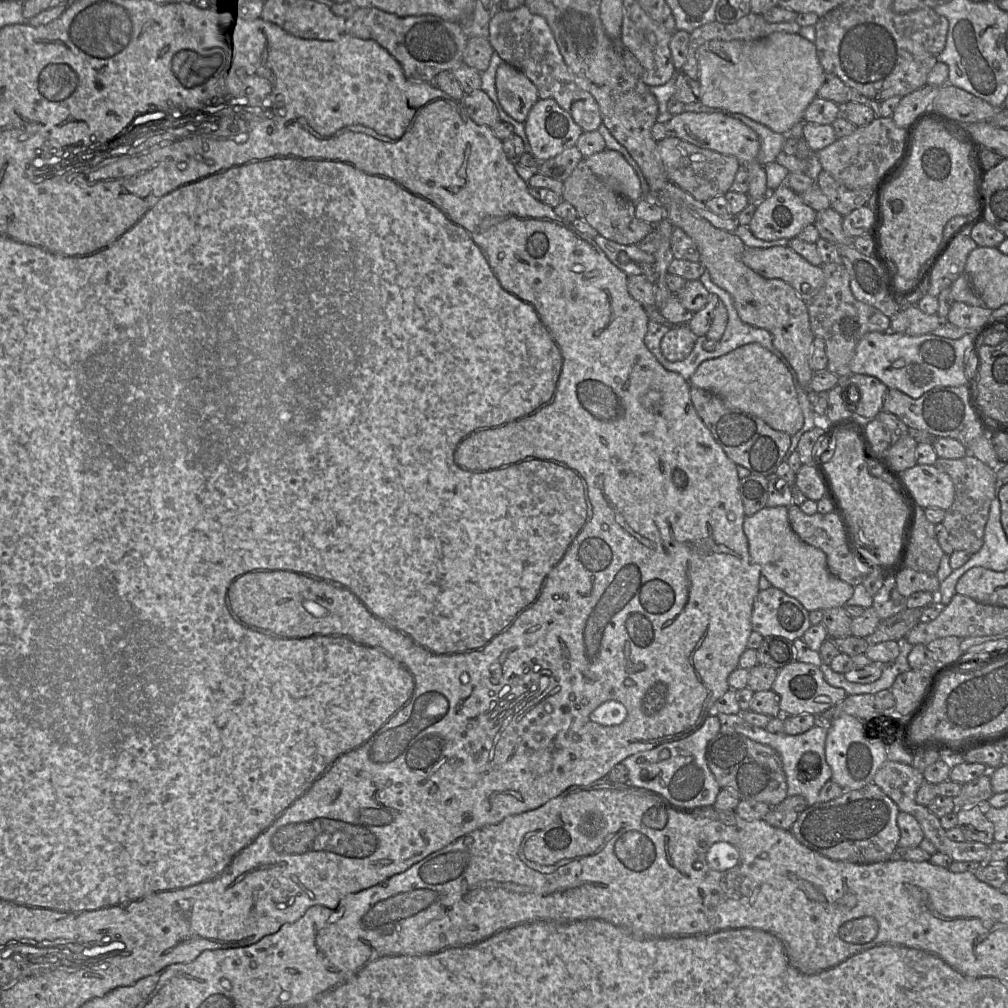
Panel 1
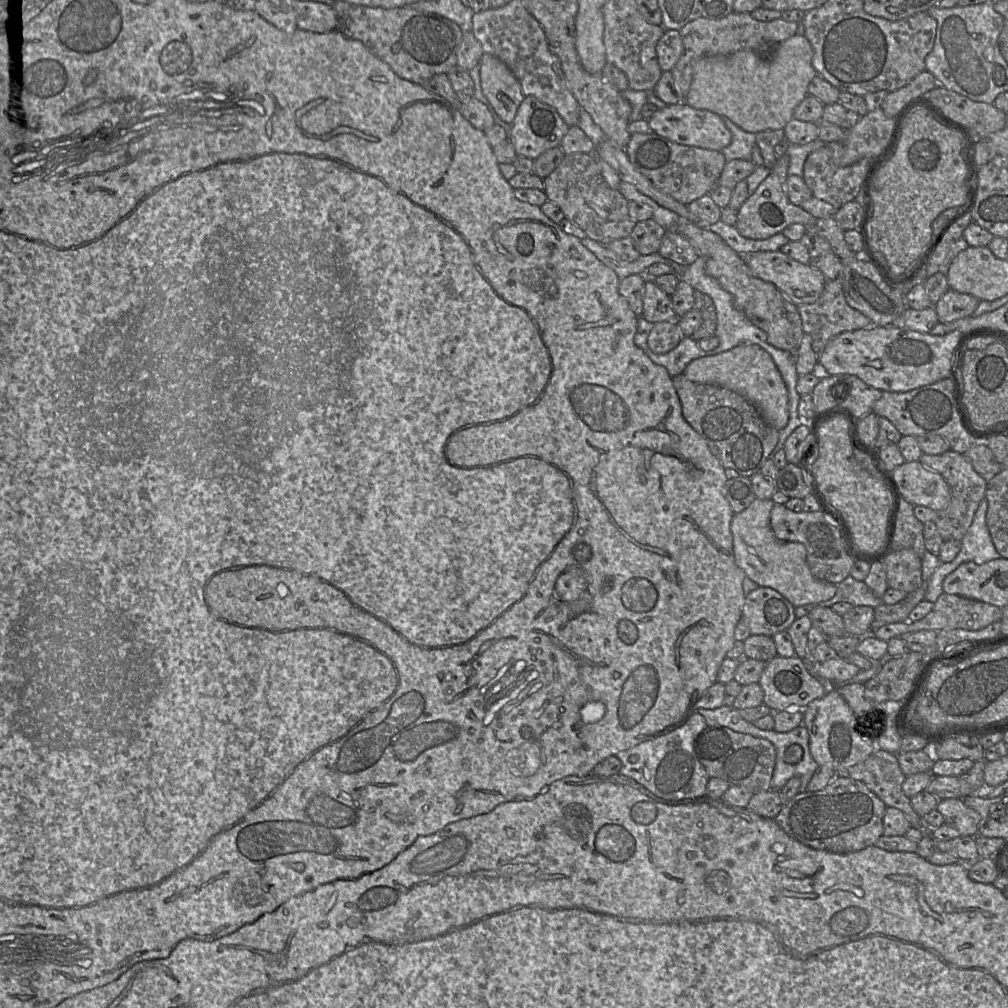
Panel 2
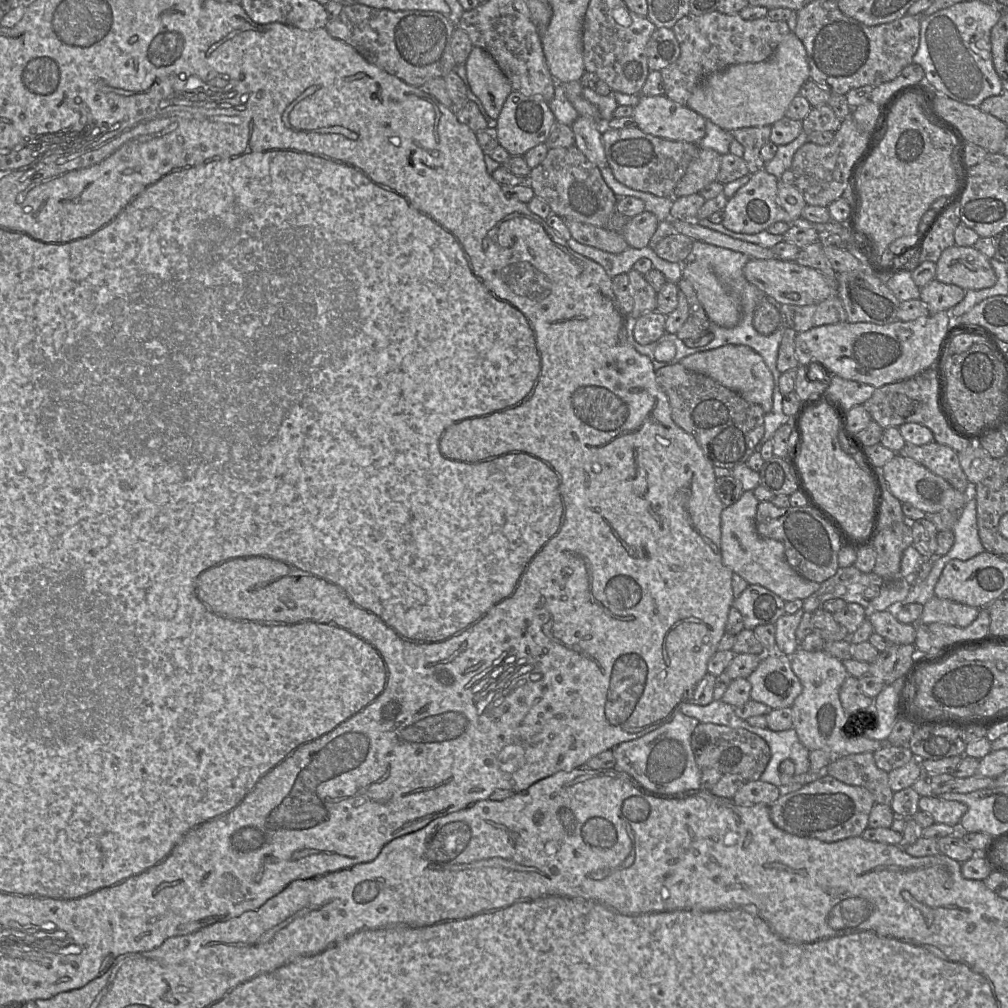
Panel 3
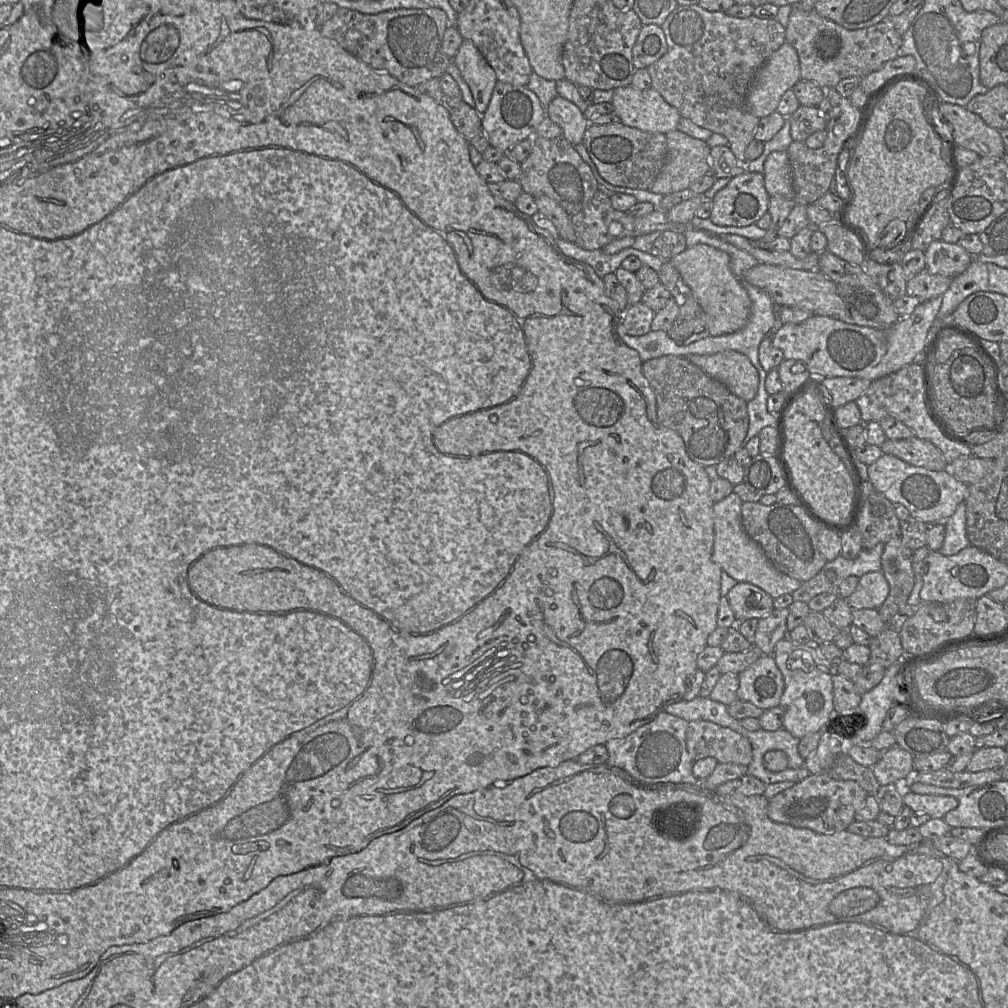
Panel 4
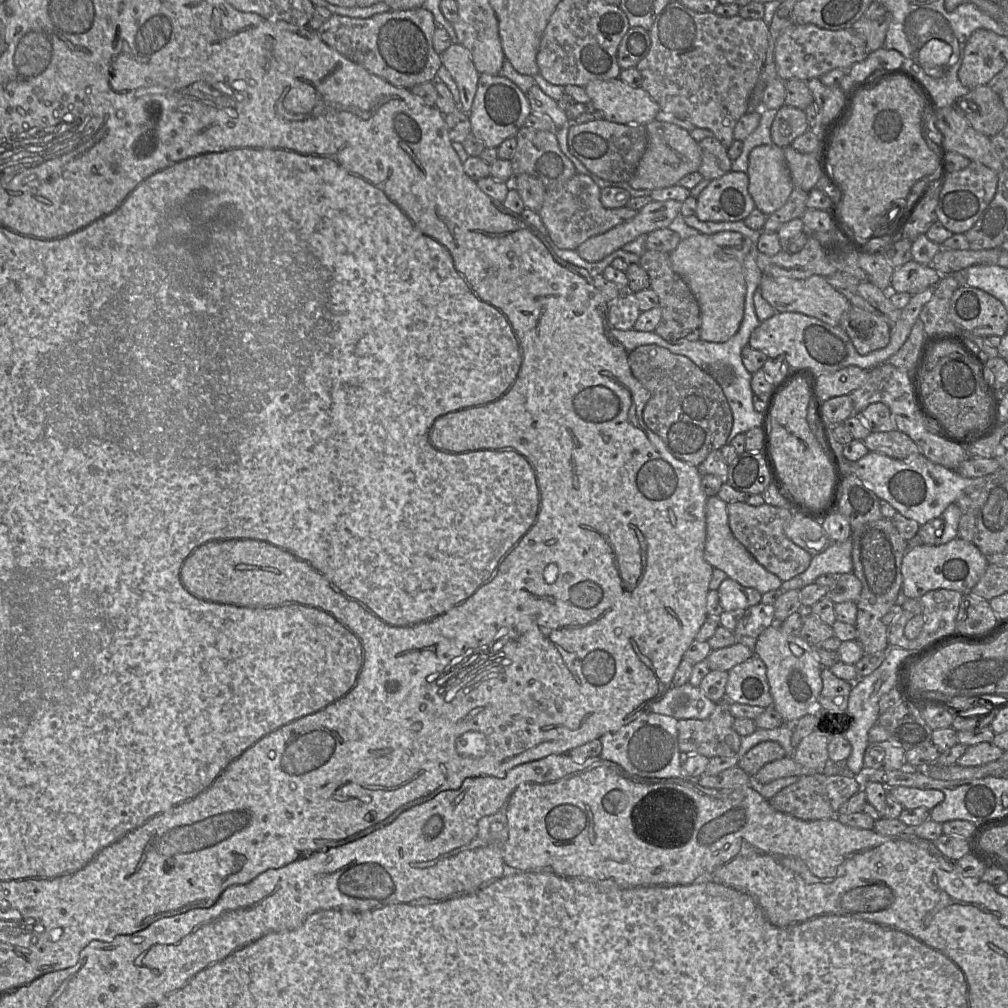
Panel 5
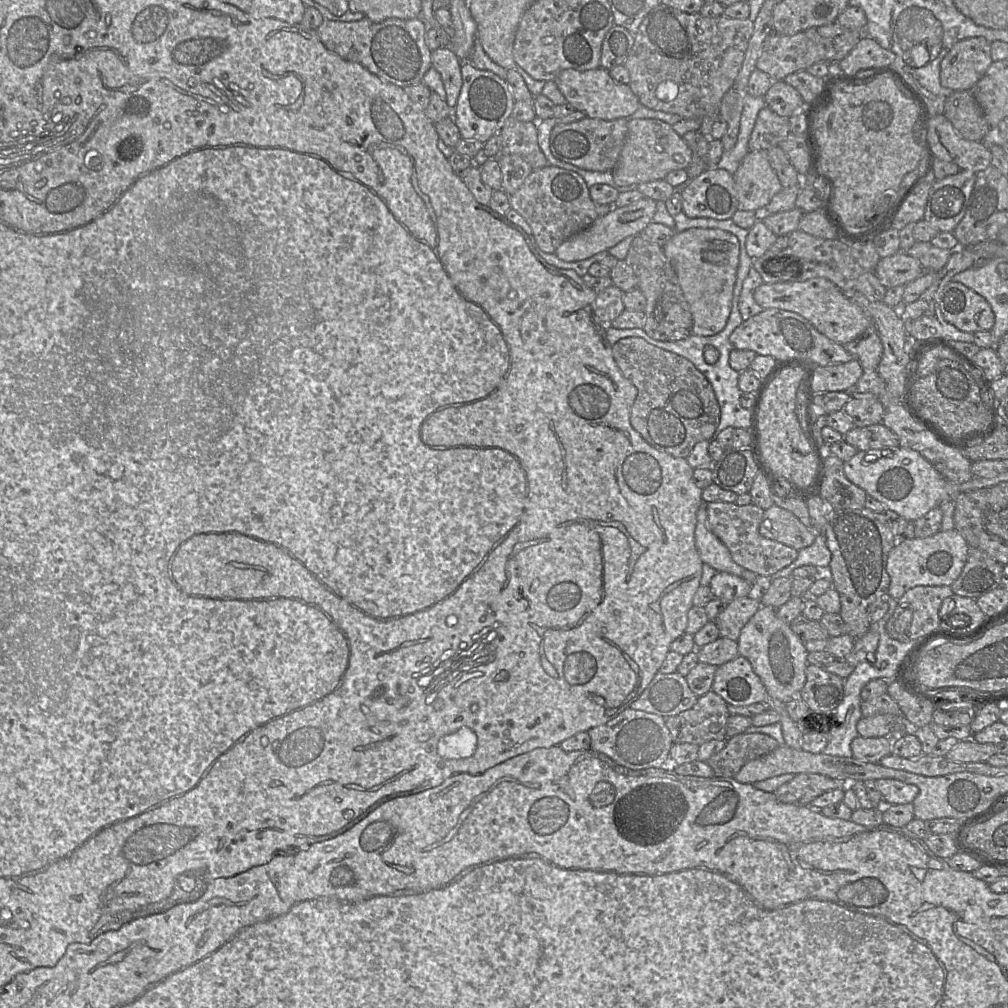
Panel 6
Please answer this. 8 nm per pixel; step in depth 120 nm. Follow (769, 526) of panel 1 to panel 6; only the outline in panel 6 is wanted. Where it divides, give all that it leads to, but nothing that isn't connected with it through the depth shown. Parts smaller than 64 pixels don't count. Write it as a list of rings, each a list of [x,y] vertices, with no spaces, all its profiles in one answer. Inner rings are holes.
[[[702,503],[700,505],[695,528],[695,544],[702,562],[716,571],[727,572],[746,580],[750,584],[754,583],[758,575],[735,563],[729,549],[709,530],[707,504]]]

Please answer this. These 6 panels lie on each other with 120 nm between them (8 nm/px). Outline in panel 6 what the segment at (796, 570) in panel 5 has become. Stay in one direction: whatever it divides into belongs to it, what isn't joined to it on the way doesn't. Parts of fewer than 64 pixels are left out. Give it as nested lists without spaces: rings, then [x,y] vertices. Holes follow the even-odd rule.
[[[711,502],[707,504],[706,510],[709,530],[729,549],[732,559],[741,567],[757,575],[772,577],[797,558],[799,550],[765,538],[759,533],[759,526],[764,515],[762,508],[753,504]]]

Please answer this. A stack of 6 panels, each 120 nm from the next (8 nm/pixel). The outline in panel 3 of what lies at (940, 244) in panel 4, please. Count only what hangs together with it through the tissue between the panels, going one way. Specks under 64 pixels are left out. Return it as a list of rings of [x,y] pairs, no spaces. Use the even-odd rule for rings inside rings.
[[[956,245],[946,248],[936,262],[936,279],[964,290],[990,288],[997,282],[990,258],[973,246]]]

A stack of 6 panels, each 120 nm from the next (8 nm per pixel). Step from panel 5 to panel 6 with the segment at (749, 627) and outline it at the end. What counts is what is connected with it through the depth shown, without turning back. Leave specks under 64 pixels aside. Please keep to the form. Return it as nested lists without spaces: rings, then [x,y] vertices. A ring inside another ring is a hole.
[[[747,597],[737,598],[729,602],[713,621],[719,629],[720,636],[737,642],[742,628],[761,606],[761,601]]]

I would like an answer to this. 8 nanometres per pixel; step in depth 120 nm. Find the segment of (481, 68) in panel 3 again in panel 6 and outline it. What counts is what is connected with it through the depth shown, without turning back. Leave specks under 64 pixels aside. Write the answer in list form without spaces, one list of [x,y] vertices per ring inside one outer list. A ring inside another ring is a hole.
[[[448,46],[431,52],[431,64],[441,75],[445,100],[453,110],[462,86],[461,59]]]

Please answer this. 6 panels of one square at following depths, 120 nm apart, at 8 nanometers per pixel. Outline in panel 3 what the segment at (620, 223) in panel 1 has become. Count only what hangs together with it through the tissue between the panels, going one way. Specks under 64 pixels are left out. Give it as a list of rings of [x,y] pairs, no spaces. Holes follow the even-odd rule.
[[[575,145],[549,149],[545,159],[531,169],[527,179],[535,196],[545,201],[554,214],[563,220],[573,220],[606,229],[608,221],[617,212],[619,197],[606,184],[599,168]]]

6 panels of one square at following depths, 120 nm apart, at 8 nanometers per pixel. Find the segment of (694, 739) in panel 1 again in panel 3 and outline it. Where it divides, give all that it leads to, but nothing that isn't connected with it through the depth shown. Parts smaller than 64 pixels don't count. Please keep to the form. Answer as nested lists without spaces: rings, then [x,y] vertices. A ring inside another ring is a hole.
[[[674,711],[656,729],[613,748],[615,768],[627,773],[643,788],[657,794],[679,794],[702,788],[701,770],[691,748],[691,736],[699,723],[694,717]]]

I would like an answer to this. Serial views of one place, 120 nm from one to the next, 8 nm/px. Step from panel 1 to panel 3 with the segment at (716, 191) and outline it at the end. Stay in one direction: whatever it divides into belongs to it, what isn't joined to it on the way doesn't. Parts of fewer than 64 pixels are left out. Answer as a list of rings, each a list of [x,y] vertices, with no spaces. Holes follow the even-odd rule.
[[[638,127],[602,128],[606,161],[615,179],[638,191],[674,198],[674,190],[689,164],[697,157],[698,144],[673,141],[644,133]]]

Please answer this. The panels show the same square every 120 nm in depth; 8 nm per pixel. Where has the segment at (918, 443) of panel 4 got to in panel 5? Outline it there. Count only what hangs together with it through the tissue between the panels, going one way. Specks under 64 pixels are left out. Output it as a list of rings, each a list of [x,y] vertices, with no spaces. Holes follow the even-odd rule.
[[[898,430],[871,432],[861,441],[869,452],[881,453],[898,460],[919,454],[919,448],[915,442],[908,435]]]

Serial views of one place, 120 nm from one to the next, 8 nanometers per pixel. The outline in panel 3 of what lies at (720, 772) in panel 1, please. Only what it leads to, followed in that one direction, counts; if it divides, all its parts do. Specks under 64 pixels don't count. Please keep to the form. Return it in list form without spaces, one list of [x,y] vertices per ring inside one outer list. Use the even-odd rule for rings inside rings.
[[[700,722],[691,736],[691,748],[700,769],[714,768],[723,774],[736,774],[746,781],[760,780],[766,769],[771,751],[760,736],[743,728]]]

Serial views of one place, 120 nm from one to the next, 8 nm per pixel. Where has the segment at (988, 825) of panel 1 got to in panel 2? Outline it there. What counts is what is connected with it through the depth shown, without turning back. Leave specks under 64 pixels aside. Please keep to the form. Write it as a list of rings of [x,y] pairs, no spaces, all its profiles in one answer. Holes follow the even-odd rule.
[[[961,798],[941,799],[937,810],[944,816],[945,823],[957,829],[960,835],[978,835],[980,815],[968,807]]]

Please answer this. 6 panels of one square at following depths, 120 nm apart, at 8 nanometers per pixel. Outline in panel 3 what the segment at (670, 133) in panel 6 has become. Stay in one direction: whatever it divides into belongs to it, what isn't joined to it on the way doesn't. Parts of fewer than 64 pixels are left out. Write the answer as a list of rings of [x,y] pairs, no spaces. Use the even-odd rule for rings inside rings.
[[[700,148],[674,190],[674,198],[699,193],[717,180],[722,155],[710,148]]]

